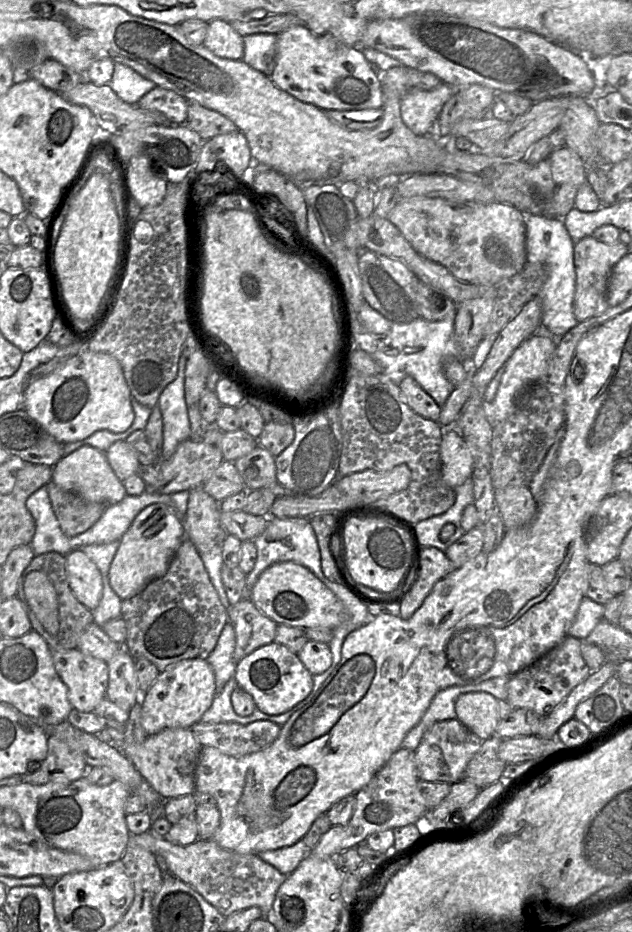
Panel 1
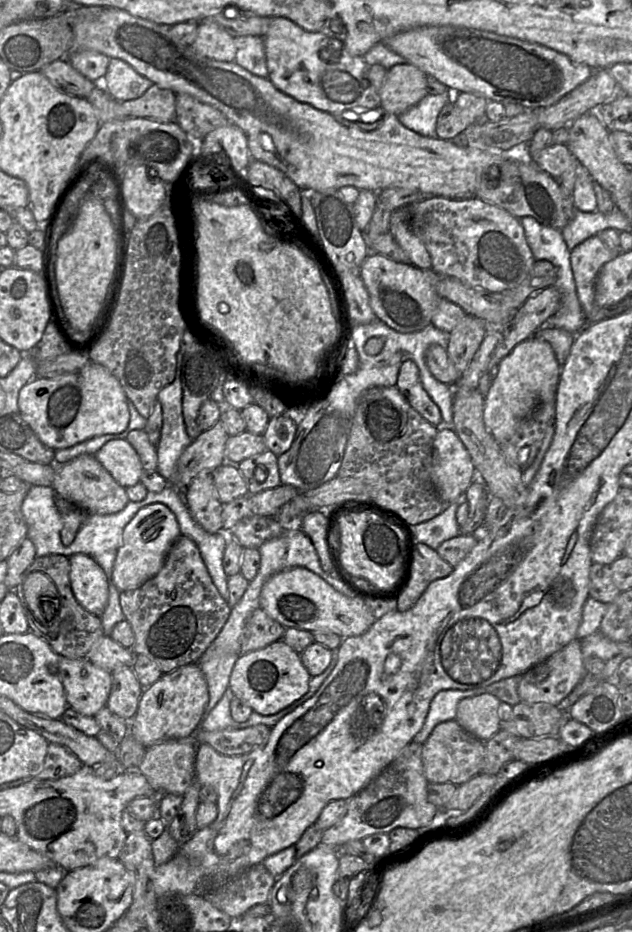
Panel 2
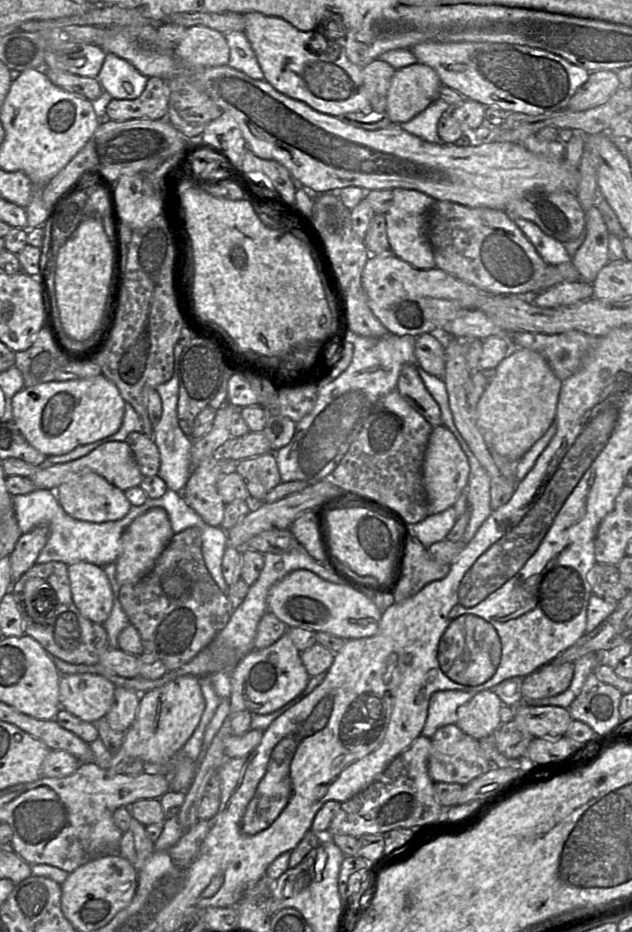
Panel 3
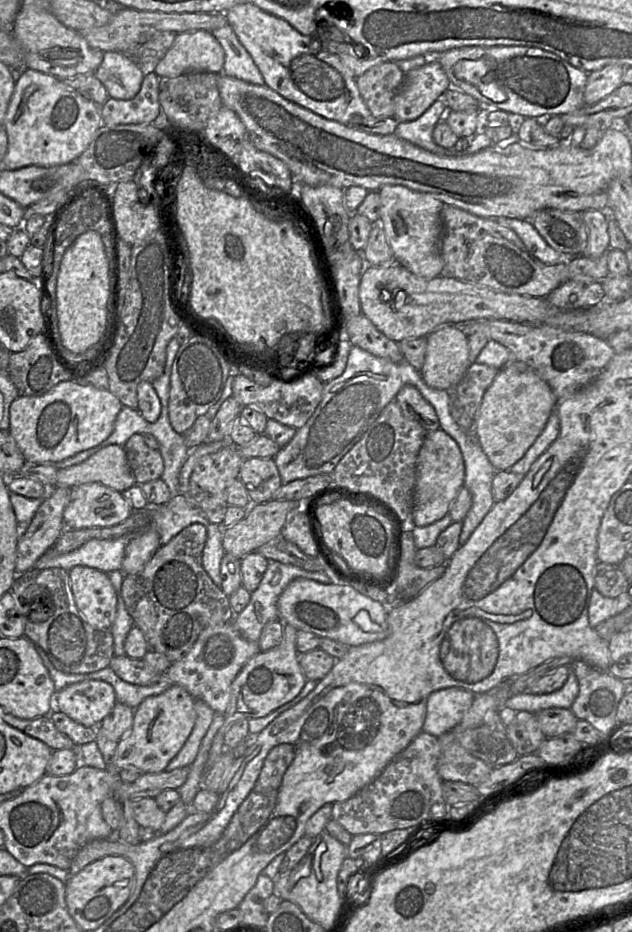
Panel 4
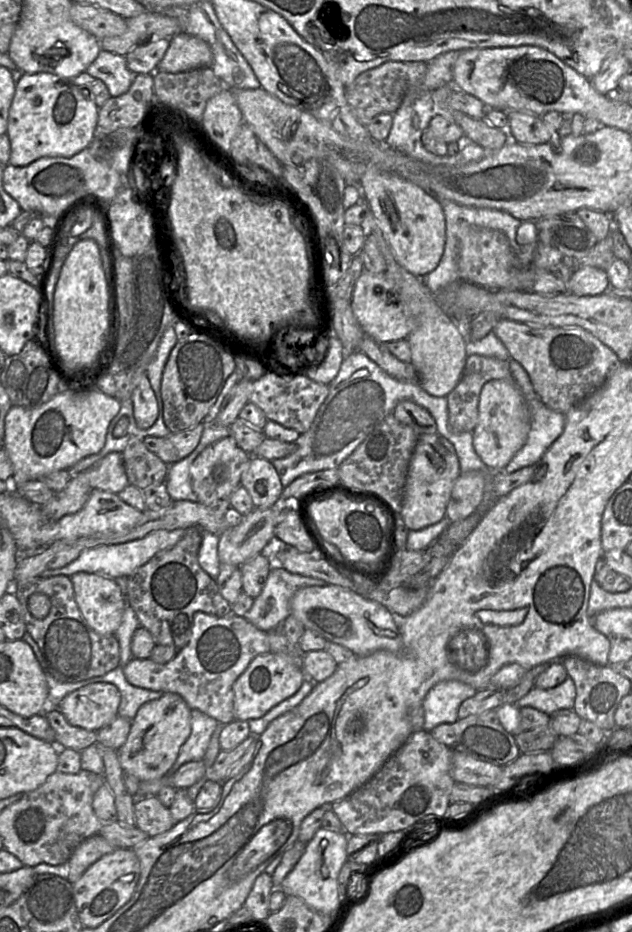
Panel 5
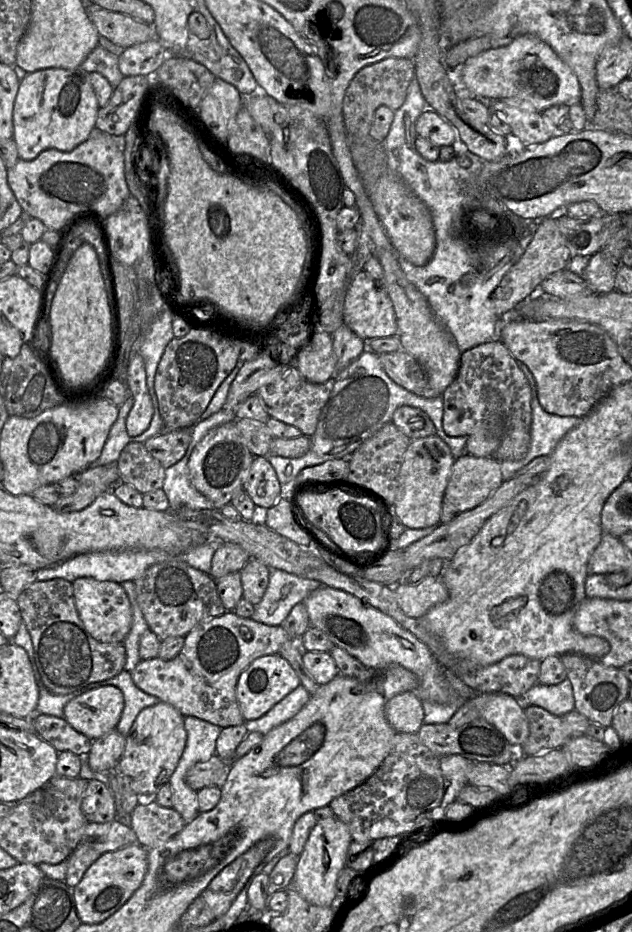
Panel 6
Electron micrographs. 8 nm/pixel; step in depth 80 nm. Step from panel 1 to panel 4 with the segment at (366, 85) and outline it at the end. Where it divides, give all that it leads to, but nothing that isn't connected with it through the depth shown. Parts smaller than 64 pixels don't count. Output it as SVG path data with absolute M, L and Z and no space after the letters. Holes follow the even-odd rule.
M252 3L237 4L228 9L225 16L262 74L264 85L283 98L344 125L354 115L363 119L372 116L351 70L343 65L338 56L322 49L315 37L302 35L285 20Z

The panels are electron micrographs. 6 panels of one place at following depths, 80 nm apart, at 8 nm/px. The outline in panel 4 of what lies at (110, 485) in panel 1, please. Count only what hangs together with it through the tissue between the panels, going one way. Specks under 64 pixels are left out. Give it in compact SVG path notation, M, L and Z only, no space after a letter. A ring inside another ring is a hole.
M94 482L72 487L71 501L63 513L65 530L78 530L94 527L111 527L124 522L134 509L122 493L103 484Z

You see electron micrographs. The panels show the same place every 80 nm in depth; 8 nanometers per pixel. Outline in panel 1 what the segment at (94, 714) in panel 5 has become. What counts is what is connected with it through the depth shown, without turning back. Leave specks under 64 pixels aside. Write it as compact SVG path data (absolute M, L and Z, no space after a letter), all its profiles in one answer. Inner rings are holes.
M78 649L52 650L52 659L58 676L67 687L73 709L93 712L106 698L107 663Z

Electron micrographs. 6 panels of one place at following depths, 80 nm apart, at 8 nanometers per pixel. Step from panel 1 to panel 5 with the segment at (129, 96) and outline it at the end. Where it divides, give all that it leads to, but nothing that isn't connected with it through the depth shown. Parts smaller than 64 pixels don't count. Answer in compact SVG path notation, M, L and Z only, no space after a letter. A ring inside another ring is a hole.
M101 50L97 58L88 66L87 74L102 80L110 96L124 94L130 88L136 74L127 68L125 56Z

